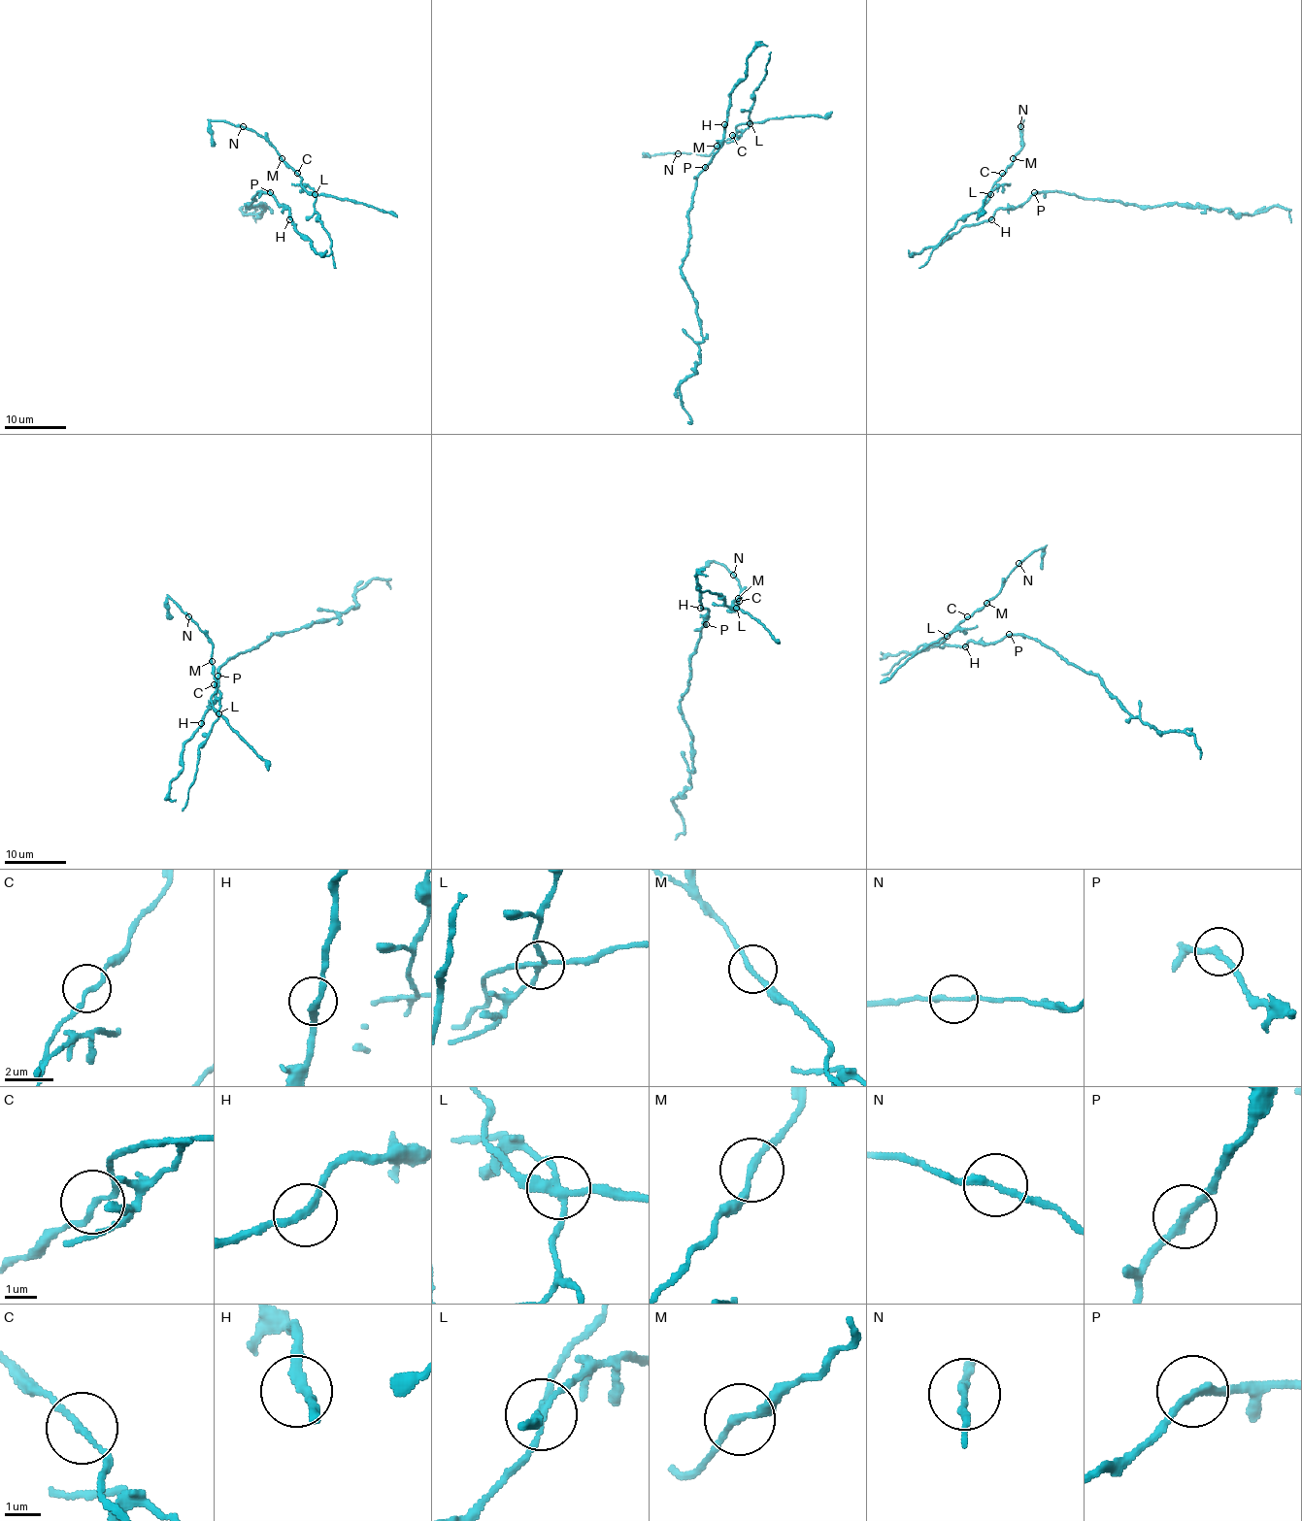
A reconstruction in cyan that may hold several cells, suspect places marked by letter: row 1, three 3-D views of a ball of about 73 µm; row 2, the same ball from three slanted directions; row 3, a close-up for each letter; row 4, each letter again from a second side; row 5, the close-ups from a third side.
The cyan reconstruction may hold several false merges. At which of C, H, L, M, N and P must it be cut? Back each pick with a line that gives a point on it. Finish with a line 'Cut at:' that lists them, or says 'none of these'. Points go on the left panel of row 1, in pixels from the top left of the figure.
L: place (315, 194)
N: place (243, 126)
P: place (270, 192)
Cut at: L, N, P

